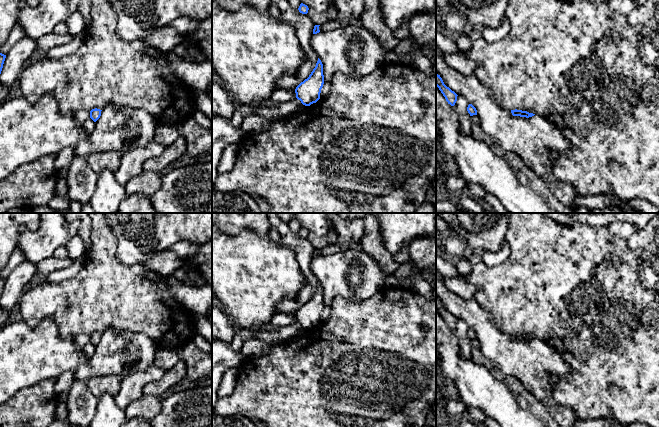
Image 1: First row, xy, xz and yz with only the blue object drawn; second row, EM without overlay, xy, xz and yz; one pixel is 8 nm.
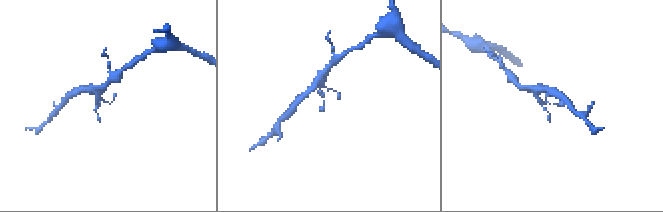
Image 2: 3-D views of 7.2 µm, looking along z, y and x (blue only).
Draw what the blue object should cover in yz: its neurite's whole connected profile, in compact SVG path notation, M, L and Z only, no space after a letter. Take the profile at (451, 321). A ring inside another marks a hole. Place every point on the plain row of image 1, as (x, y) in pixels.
M436 297L436 310L439 312L448 328L454 330L457 325L458 319L444 308L442 302L437 297Z

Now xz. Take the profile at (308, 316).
M318 282L316 290L309 301L296 311L296 322L305 330L310 330L311 328L316 327L320 323L323 308L323 288Z

